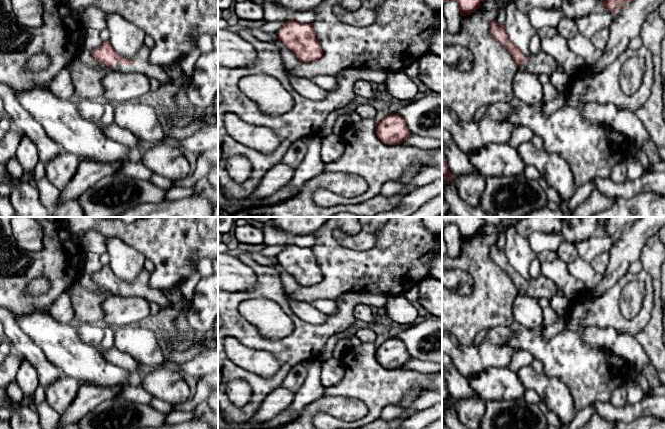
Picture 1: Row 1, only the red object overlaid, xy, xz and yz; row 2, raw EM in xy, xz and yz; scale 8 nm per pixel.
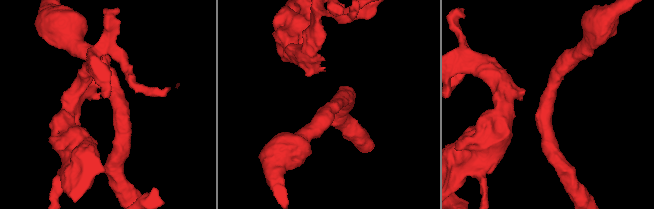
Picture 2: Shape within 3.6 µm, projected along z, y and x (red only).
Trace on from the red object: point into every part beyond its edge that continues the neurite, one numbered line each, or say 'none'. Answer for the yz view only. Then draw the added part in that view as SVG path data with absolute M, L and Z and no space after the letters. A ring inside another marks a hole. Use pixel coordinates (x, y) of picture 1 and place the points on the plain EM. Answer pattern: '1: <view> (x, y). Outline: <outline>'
1: yz (542, 287). Outline: M544 275L538 278L531 278L528 285L524 285L520 294L530 296L534 299L546 298L551 299L557 295L559 288L555 282Z

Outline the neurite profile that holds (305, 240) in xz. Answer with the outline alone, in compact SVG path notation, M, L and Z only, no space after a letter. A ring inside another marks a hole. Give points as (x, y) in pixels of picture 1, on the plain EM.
M302 234L302 235L292 235L290 243L297 245L299 247L311 248L315 244L315 241L316 239L313 234Z

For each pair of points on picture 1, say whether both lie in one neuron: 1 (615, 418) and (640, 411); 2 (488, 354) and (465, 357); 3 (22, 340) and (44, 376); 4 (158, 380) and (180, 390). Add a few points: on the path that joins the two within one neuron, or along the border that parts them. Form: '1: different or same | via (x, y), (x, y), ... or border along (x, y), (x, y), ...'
1: same | via (621, 414), (634, 411)
2: same | via (482, 357), (471, 357)
3: same | via (27, 349), (44, 367)
4: same | via (163, 383), (175, 388)

